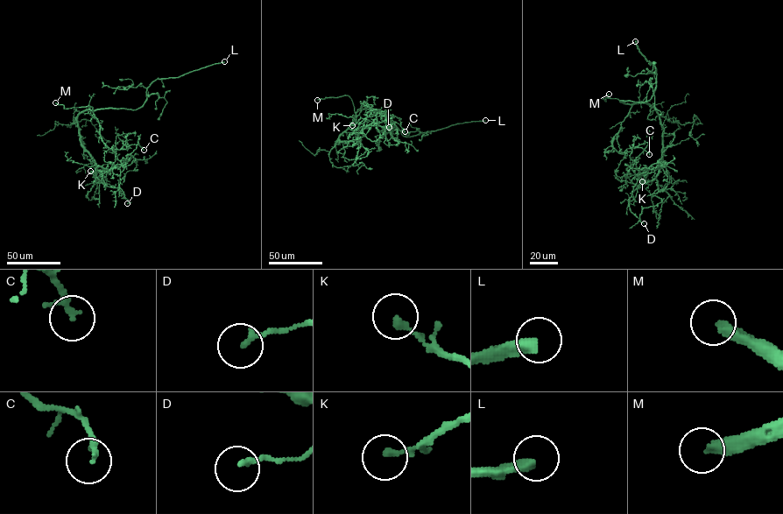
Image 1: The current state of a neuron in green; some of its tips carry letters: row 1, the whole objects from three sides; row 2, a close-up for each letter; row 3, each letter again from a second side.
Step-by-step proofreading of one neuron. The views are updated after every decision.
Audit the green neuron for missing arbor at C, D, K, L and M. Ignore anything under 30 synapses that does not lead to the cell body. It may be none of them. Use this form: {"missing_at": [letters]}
{"missing_at": ["L", "M"]}

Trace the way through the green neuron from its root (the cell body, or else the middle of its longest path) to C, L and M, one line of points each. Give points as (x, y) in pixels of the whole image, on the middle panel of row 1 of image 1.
C: (350, 124), (360, 113), (362, 104), (366, 102), (372, 111), (381, 111), (405, 131)
L: (350, 124), (356, 114), (364, 109), (380, 112), (408, 137), (457, 123), (485, 120)
M: (350, 124), (356, 113), (349, 96), (317, 100)

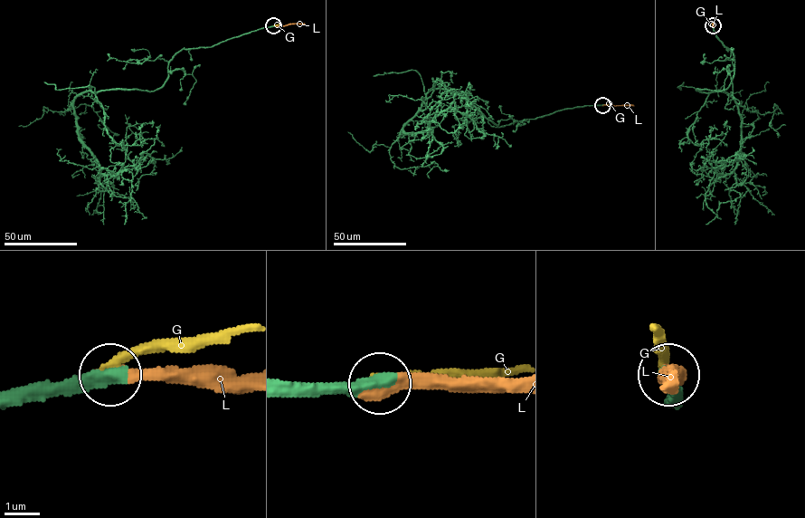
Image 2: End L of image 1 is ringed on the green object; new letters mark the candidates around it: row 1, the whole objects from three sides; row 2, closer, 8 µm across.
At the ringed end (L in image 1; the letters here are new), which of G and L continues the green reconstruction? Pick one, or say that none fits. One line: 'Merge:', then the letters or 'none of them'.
Merge: L

